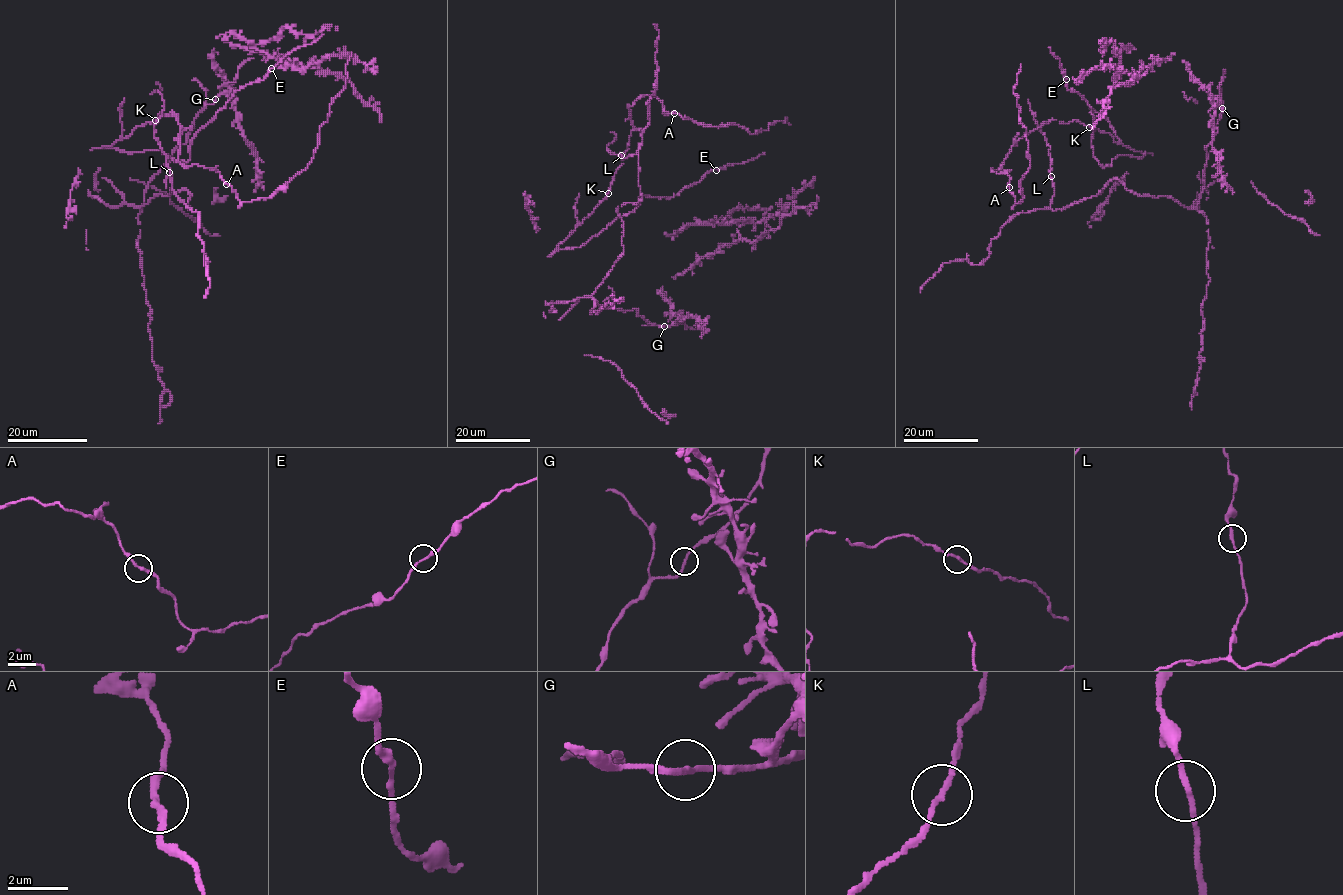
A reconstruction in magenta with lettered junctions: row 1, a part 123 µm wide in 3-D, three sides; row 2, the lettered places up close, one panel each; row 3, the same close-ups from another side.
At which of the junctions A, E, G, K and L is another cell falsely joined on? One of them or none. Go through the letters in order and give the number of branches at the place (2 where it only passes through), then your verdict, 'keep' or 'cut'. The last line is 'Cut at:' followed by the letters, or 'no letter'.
A: 2 | keep
E: 2 | keep
G: 2 | keep
K: 2 | keep
L: 2 | keep
Cut at: no letter

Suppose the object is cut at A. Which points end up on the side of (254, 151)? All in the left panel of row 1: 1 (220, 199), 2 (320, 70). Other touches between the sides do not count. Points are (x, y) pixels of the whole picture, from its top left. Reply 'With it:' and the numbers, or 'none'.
With it: 1, 2

